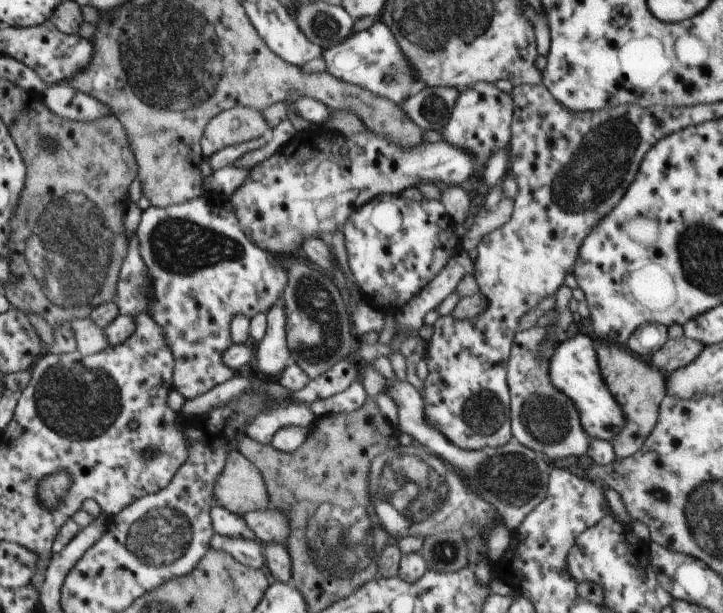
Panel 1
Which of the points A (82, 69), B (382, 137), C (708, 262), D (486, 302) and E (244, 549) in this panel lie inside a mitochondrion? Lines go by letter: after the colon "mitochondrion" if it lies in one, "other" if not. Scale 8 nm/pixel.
A: other
B: other
C: mitochondrion
D: other
E: other

